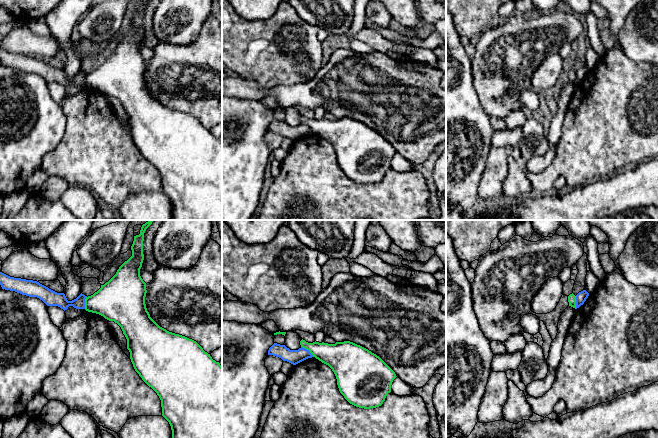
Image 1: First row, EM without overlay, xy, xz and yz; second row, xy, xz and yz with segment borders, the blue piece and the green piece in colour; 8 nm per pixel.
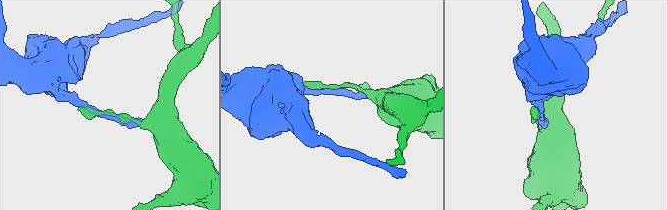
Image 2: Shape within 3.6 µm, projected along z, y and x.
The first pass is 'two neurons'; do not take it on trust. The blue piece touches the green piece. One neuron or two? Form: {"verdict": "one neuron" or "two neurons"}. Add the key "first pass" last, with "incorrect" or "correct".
{"verdict": "two neurons", "first pass": "correct"}

